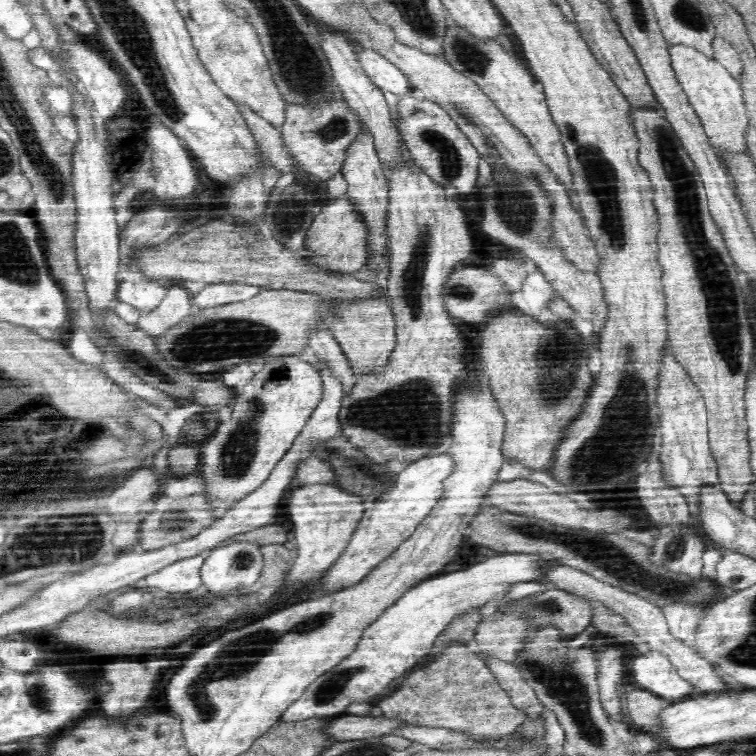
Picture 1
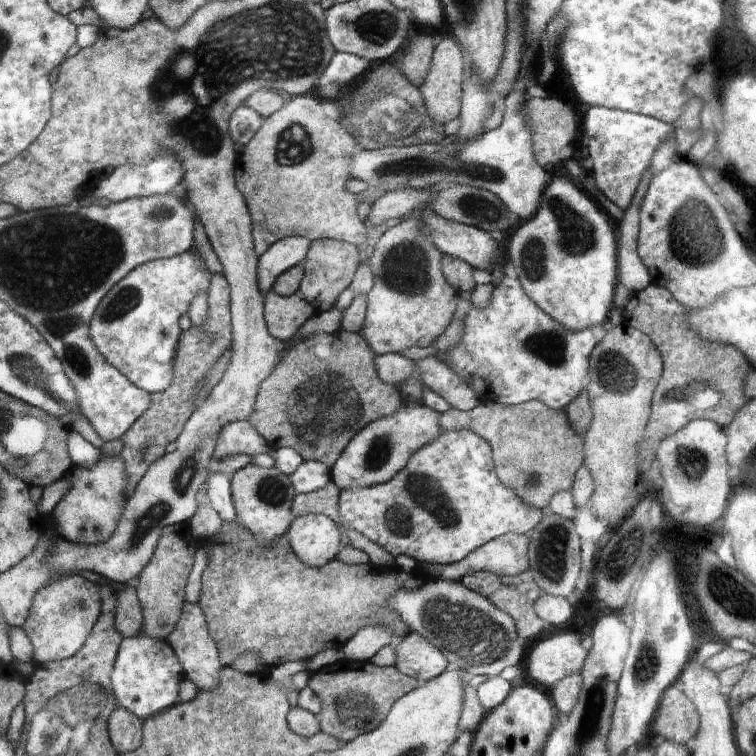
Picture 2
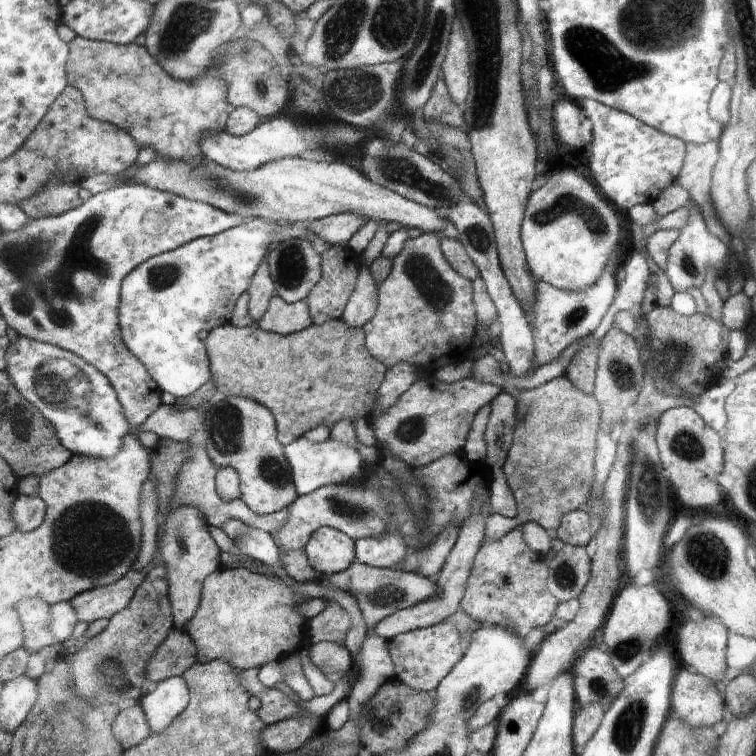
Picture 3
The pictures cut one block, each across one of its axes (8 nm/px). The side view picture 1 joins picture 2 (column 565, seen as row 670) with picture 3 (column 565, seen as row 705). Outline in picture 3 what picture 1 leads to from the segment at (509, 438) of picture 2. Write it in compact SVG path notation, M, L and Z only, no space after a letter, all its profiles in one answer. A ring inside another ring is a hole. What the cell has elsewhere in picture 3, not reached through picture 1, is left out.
M559 377L550 380L550 382L541 385L534 390L521 391L515 398L515 430L513 433L512 445L510 446L507 458L503 465L503 474L505 475L508 487L511 489L516 507L518 508L523 524L529 521L537 523L543 527L551 535L554 535L562 526L562 519L565 514L577 509L584 509L592 501L594 497L594 465L595 452L598 450L598 435L600 432L599 424L602 420L602 410L599 408L599 402L595 400L592 393L584 393L582 389L576 385L572 385L566 377Z

